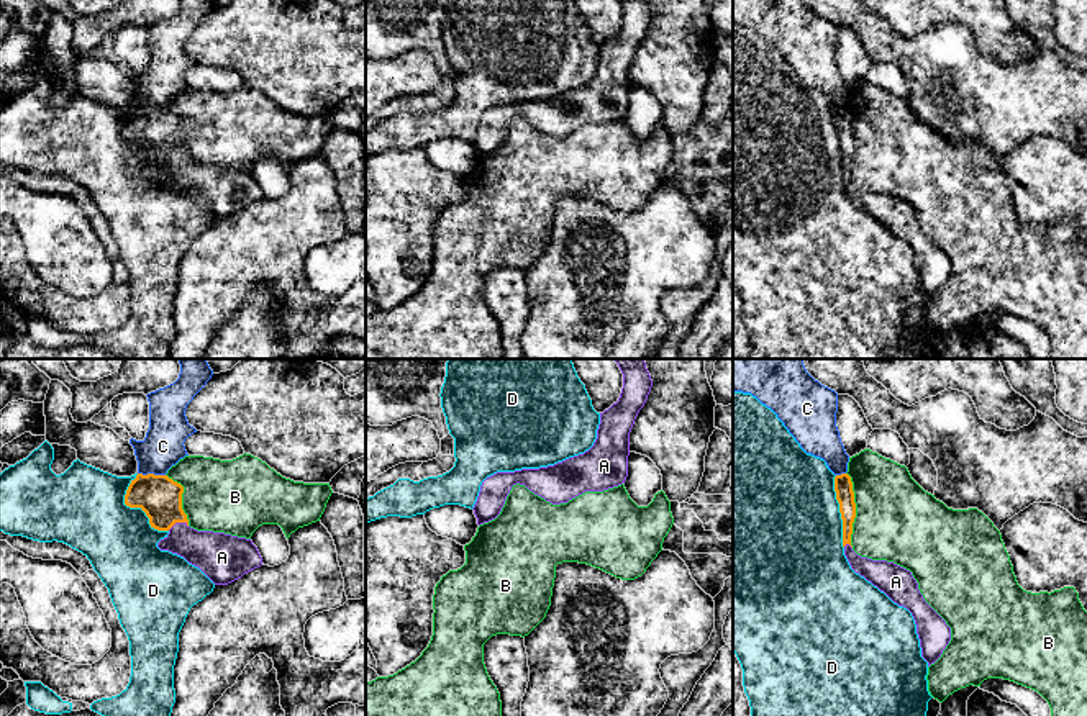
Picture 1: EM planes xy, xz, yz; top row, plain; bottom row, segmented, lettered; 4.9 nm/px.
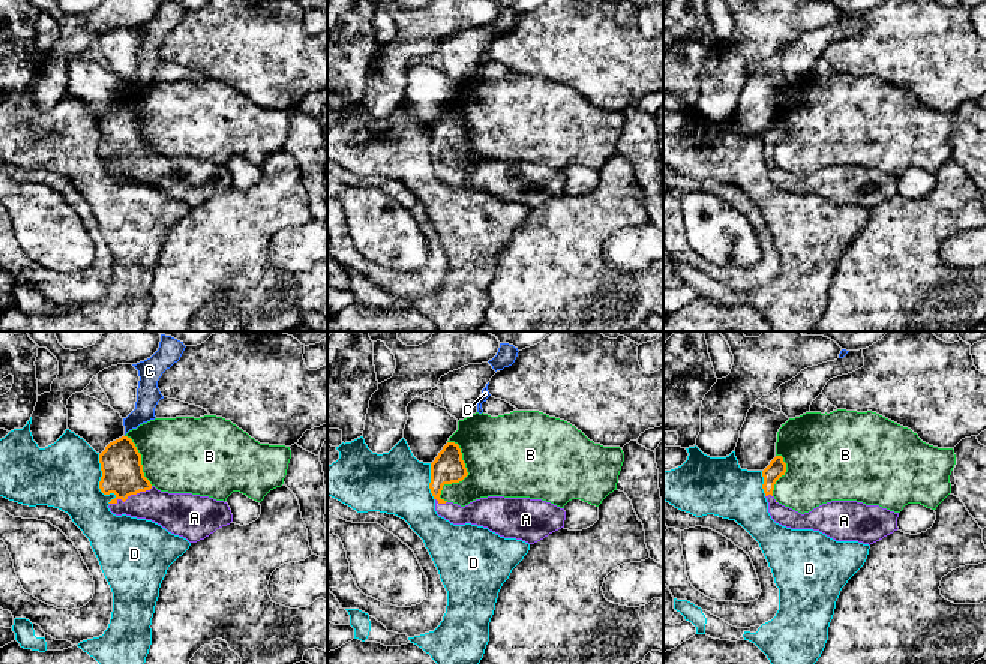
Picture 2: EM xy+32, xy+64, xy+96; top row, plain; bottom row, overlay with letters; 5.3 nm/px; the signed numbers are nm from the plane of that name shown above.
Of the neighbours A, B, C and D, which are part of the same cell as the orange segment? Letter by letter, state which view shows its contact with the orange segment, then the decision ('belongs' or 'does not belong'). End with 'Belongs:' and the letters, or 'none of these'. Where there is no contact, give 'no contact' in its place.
A: contact in xy; belongs
B: contact in yz; does not belong
C: contact in xy; does not belong
D: contact in xy; does not belong
Belongs: A

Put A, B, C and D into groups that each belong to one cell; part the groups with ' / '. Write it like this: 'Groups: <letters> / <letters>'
Groups: A / B / C / D

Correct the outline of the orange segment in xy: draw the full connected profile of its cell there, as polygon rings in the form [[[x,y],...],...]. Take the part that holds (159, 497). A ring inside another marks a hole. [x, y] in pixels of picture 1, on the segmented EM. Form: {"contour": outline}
{"contour": [[[138,474],[126,490],[125,505],[141,508],[151,528],[169,532],[157,542],[161,551],[184,557],[215,585],[228,585],[262,565],[251,539],[190,528],[182,493],[184,487],[167,475]]]}

